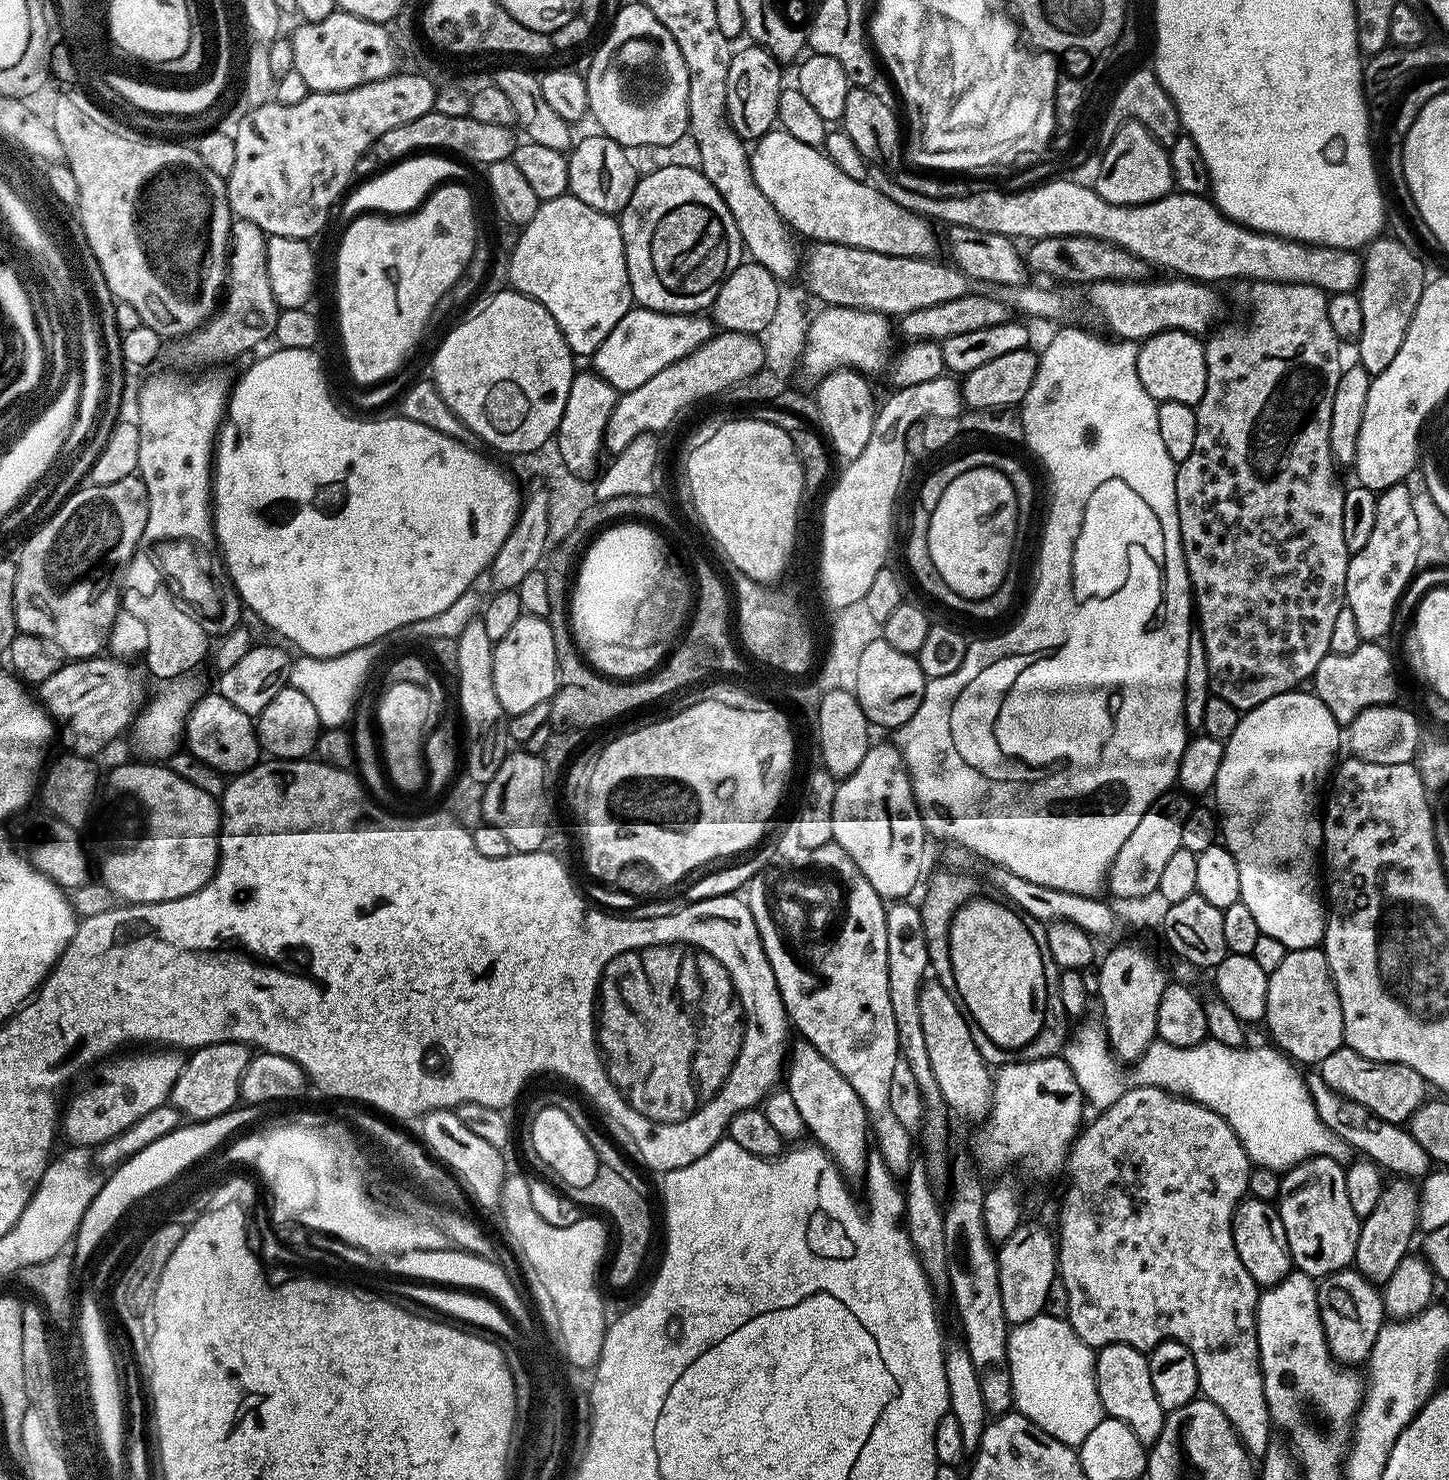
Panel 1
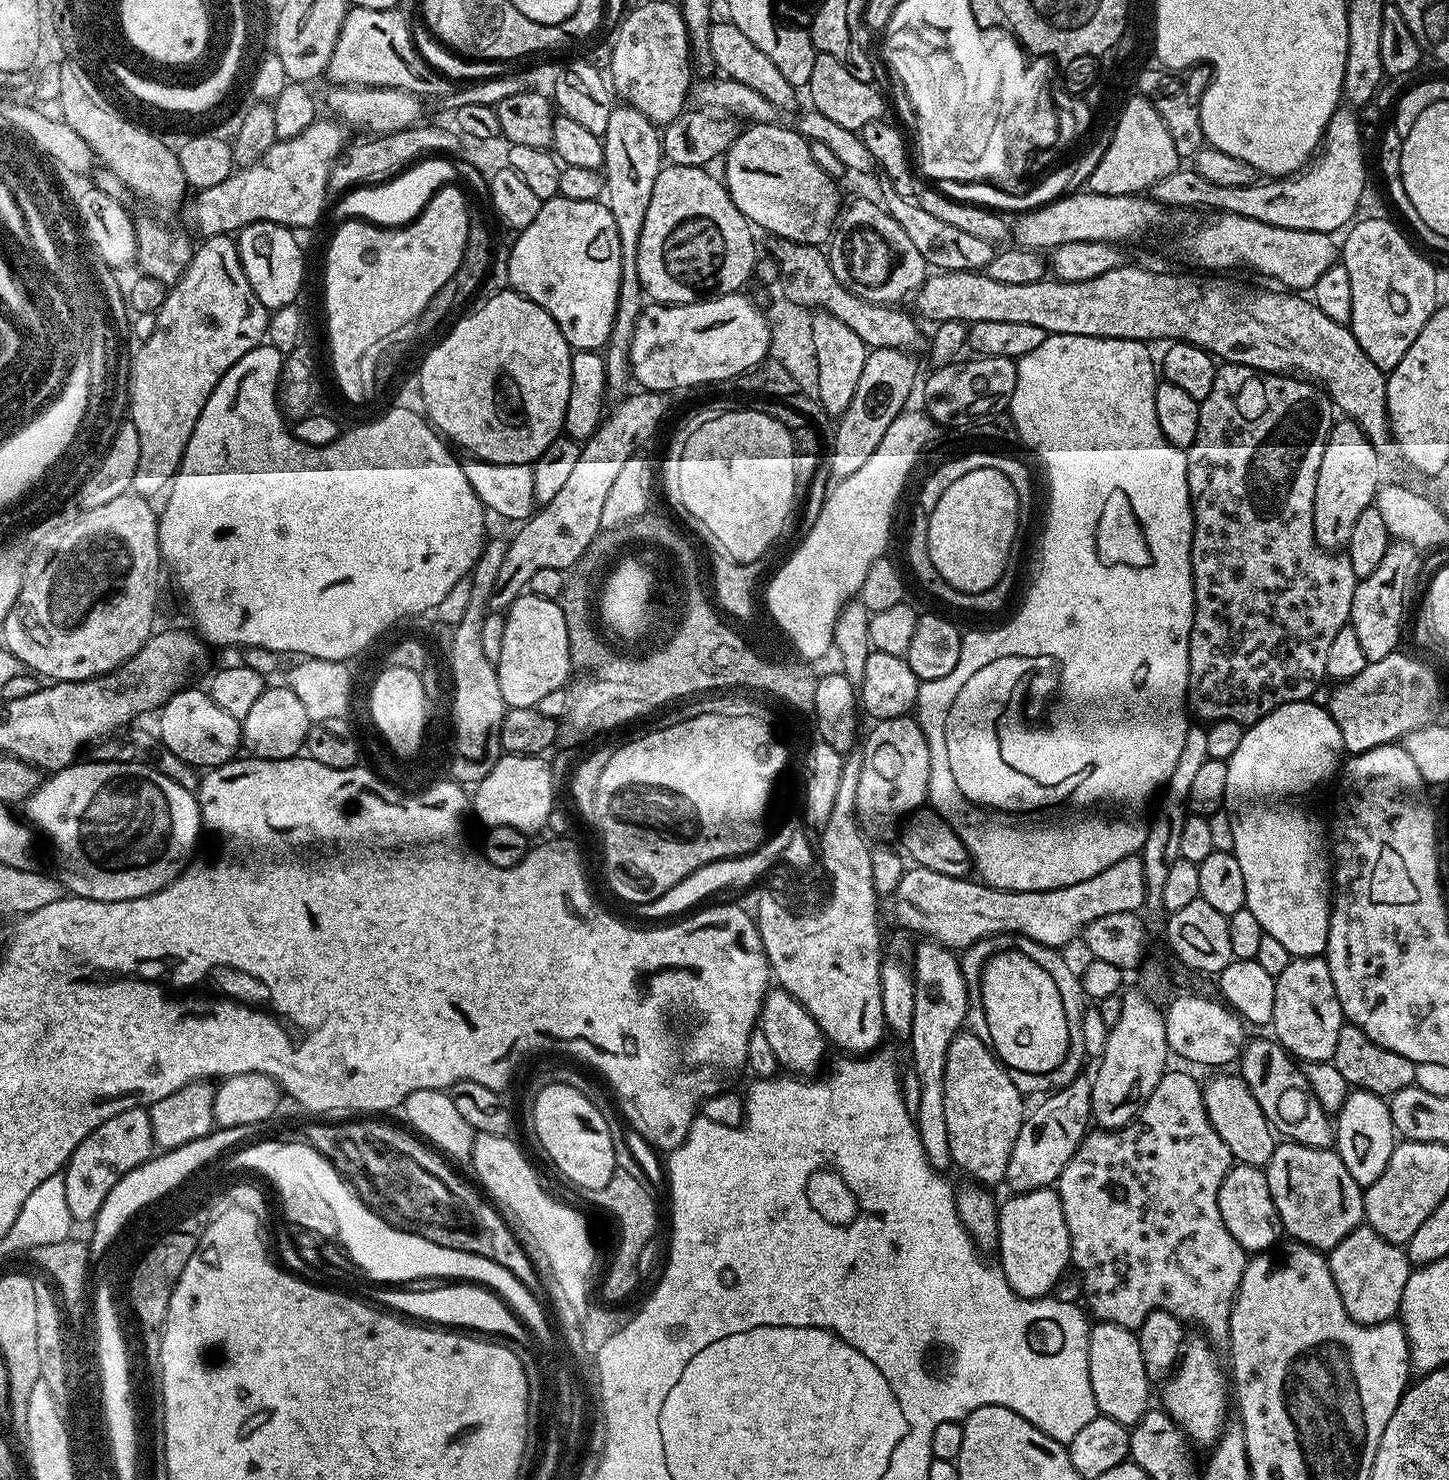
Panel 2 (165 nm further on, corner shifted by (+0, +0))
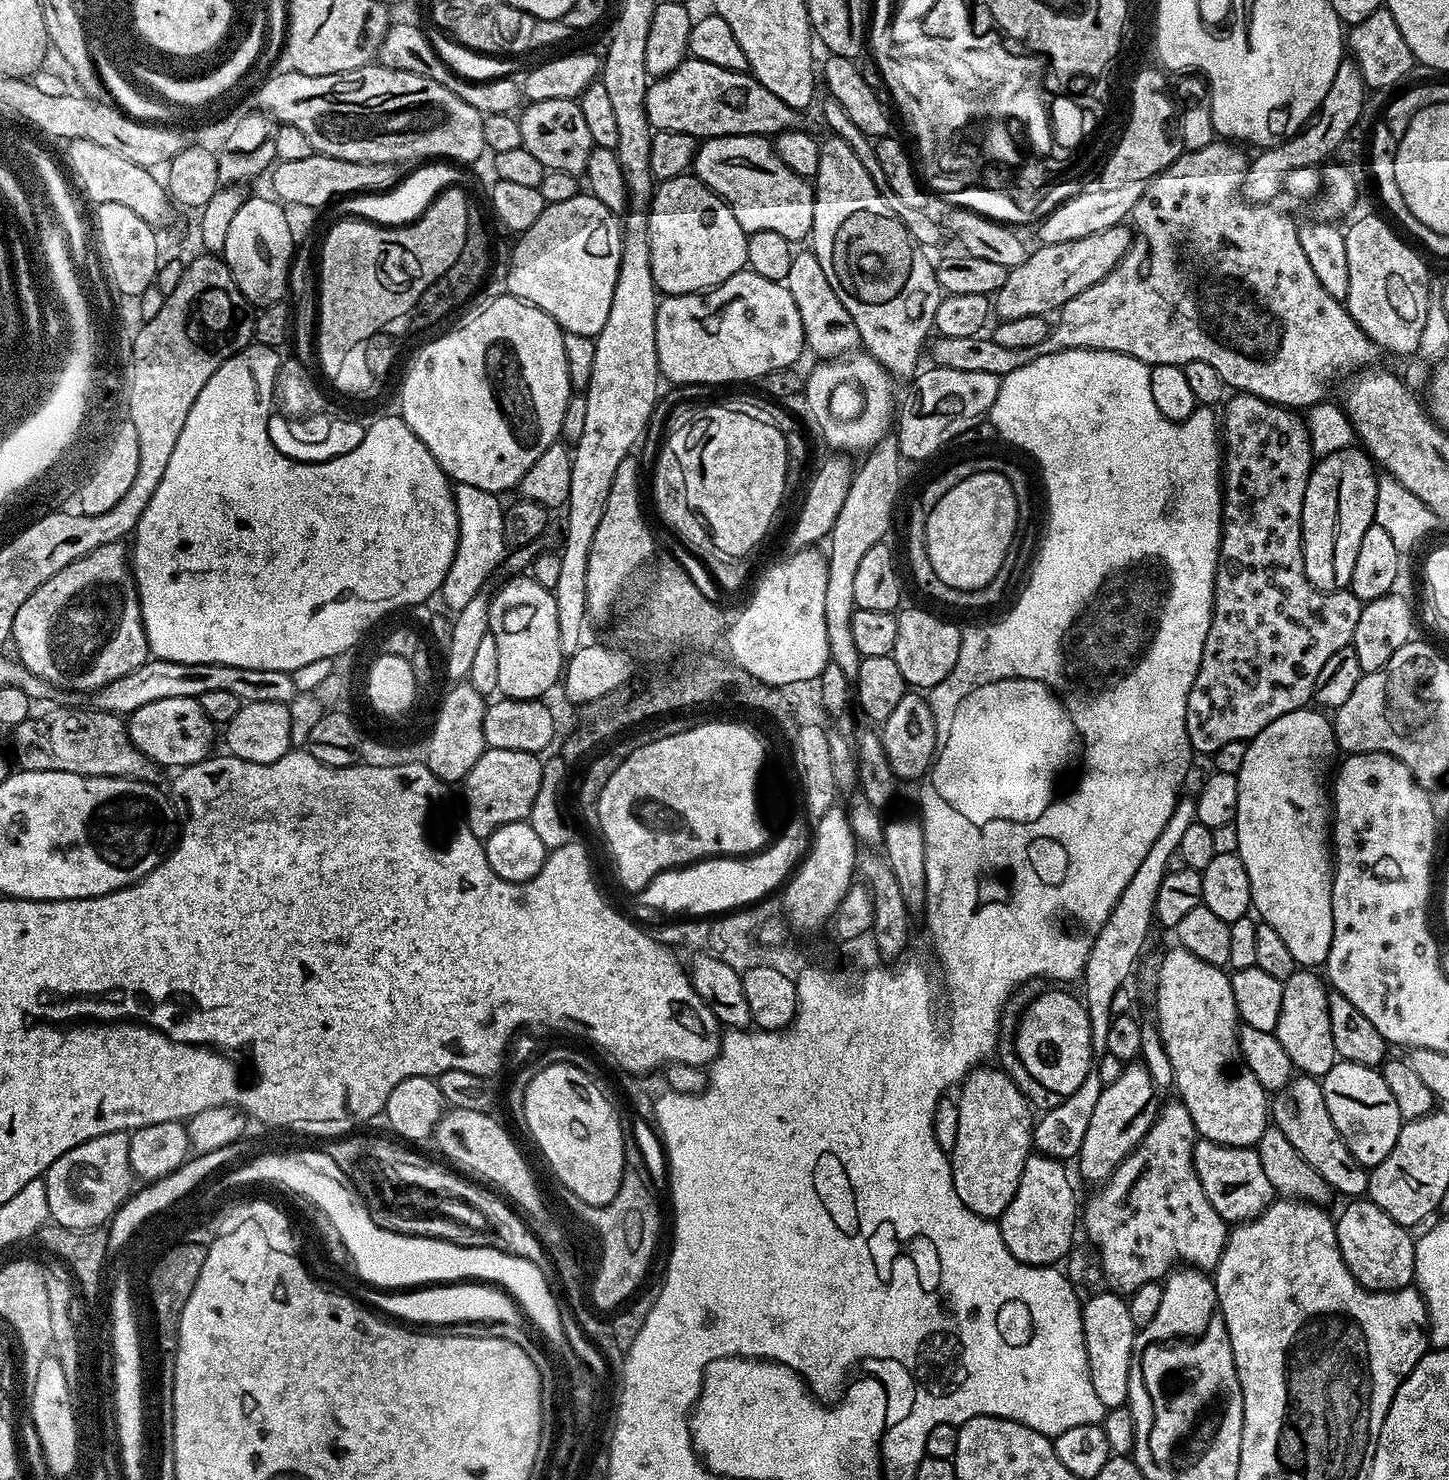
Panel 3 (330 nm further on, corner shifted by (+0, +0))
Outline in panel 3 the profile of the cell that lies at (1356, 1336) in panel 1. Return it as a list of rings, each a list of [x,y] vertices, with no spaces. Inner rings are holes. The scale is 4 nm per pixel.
[[[1352,1198],[1335,1217],[1338,1250],[1354,1278],[1371,1292],[1393,1292],[1407,1288],[1414,1280],[1414,1250],[1417,1248],[1413,1233],[1405,1225],[1394,1222],[1382,1206],[1367,1198]]]

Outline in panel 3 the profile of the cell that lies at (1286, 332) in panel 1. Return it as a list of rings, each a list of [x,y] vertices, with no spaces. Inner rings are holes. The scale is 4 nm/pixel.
[[[1242,392],[1233,395],[1233,400],[1229,399],[1223,405],[1224,416],[1222,412],[1222,495],[1224,498],[1224,518],[1222,521],[1222,531],[1220,534],[1220,555],[1218,556],[1218,566],[1216,567],[1216,581],[1214,582],[1214,602],[1212,603],[1212,621],[1210,622],[1210,630],[1206,634],[1206,646],[1202,650],[1202,662],[1198,666],[1198,674],[1194,678],[1194,682],[1190,686],[1190,694],[1186,702],[1186,734],[1188,735],[1188,743],[1193,753],[1211,754],[1217,752],[1222,746],[1226,746],[1226,742],[1238,742],[1243,740],[1245,742],[1257,736],[1262,730],[1266,730],[1266,726],[1270,726],[1270,722],[1274,722],[1278,718],[1282,718],[1282,714],[1290,714],[1294,710],[1305,707],[1312,700],[1312,691],[1314,690],[1314,682],[1318,679],[1318,674],[1322,671],[1322,666],[1334,653],[1343,648],[1349,647],[1352,643],[1352,635],[1354,634],[1354,626],[1358,626],[1358,618],[1360,617],[1360,609],[1362,601],[1352,593],[1350,590],[1341,590],[1339,592],[1320,592],[1316,587],[1306,578],[1306,566],[1302,558],[1302,502],[1306,498],[1306,482],[1312,473],[1312,466],[1314,463],[1314,453],[1312,451],[1312,440],[1308,436],[1308,425],[1305,417],[1299,411],[1291,408],[1285,408],[1282,404],[1271,404],[1268,400],[1263,400],[1257,396],[1251,396],[1249,392]]]

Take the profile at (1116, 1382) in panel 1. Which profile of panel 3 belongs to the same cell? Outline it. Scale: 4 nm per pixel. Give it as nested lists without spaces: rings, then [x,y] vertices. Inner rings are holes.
[[[1100,1290],[1089,1296],[1092,1297],[1083,1301],[1080,1313],[1090,1382],[1094,1382],[1094,1394],[1098,1394],[1098,1402],[1102,1402],[1105,1409],[1122,1408],[1128,1402],[1130,1358],[1138,1329],[1130,1318],[1128,1301],[1123,1295],[1111,1290]]]

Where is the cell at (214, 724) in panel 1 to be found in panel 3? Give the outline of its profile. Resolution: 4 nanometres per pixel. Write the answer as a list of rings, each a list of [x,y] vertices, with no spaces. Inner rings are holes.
[[[161,698],[158,702],[150,702],[134,710],[126,723],[134,746],[165,769],[189,768],[192,764],[207,760],[214,752],[212,743],[218,740],[217,729],[197,698]]]

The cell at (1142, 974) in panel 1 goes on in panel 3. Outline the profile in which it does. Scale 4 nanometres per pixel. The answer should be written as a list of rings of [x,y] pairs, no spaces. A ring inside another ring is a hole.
[[[1140,1062],[1129,1063],[1120,1077],[1103,1085],[1078,1155],[1080,1172],[1086,1179],[1095,1182],[1107,1180],[1108,1175],[1135,1150],[1136,1144],[1142,1142],[1154,1119],[1151,1104],[1156,1095],[1158,1089]]]

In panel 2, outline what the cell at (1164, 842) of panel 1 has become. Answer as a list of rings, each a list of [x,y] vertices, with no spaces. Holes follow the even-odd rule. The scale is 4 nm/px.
[[[1135,855],[1114,862],[1114,866],[1102,870],[1102,874],[1094,874],[1094,878],[1086,882],[1049,886],[1045,892],[1003,892],[1002,889],[991,888],[976,878],[950,877],[947,874],[938,874],[937,871],[908,866],[887,904],[889,903],[888,916],[894,923],[902,928],[909,928],[912,932],[922,932],[926,935],[923,937],[941,944],[943,948],[963,950],[985,938],[1011,934],[1030,938],[1045,948],[1060,950],[1063,949],[1063,944],[1070,943],[1075,936],[1077,939],[1098,918],[1123,912],[1139,913],[1144,907],[1145,898],[1147,886],[1143,862],[1139,855]]]

